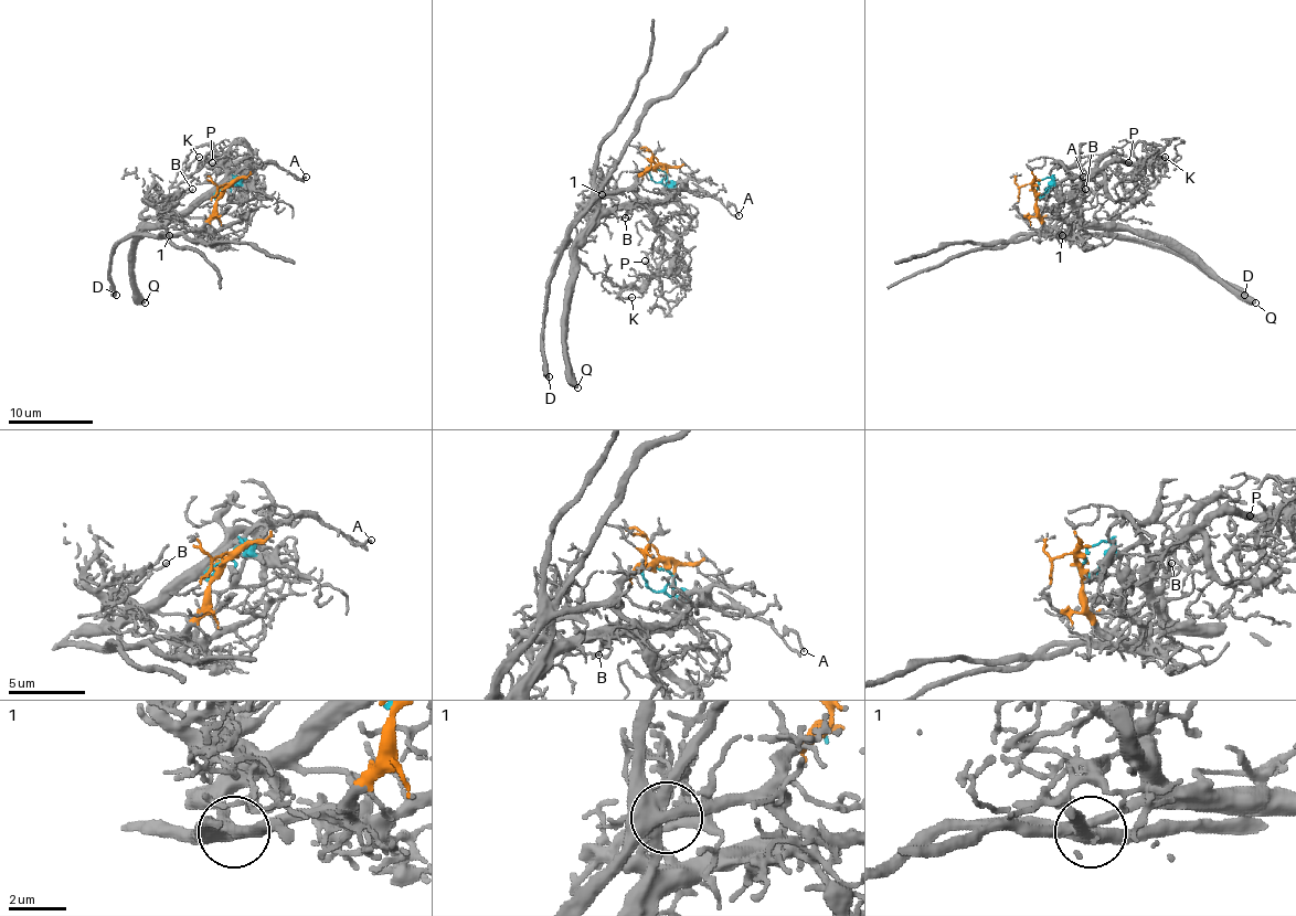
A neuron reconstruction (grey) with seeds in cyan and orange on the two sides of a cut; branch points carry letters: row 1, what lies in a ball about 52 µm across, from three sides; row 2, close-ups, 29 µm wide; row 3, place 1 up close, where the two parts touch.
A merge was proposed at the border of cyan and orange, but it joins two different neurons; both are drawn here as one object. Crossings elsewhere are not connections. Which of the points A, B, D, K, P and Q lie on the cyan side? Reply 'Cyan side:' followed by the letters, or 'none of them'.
Cyan side: A, B, K, P, Q

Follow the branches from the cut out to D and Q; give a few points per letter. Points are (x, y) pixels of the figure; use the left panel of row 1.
D: (221, 191), (216, 214), (201, 228), (171, 235), (127, 235), (113, 253), (110, 284), (116, 295)
Q: (221, 191), (235, 178), (138, 235), (134, 286), (144, 304)

